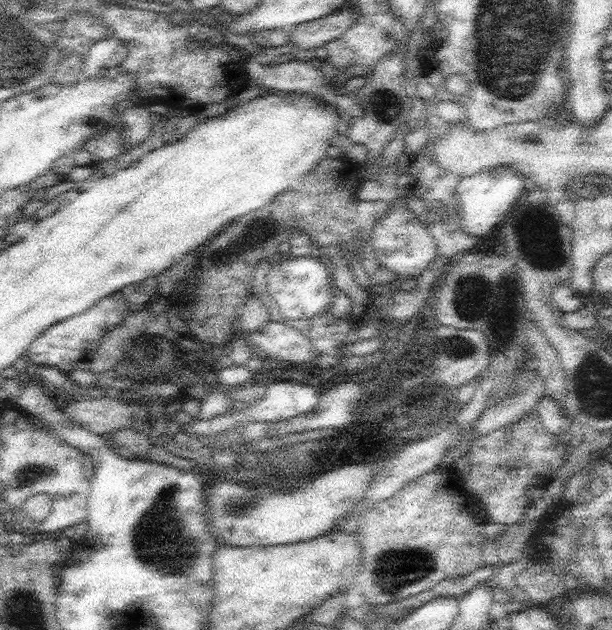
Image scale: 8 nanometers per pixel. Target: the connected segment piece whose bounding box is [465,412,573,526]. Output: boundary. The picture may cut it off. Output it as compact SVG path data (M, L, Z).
M529 412L519 422L479 436L471 444L469 452L465 454L471 464L471 472L465 482L469 490L477 496L477 500L487 506L485 510L489 514L491 524L519 524L523 514L527 512L531 492L535 492L535 488L541 486L545 478L555 474L557 468L565 466L571 452L573 448L563 442L557 442L555 434L551 434L543 426L537 412Z

